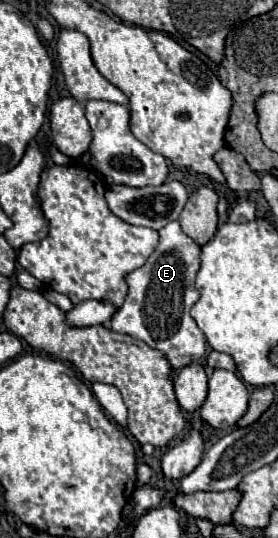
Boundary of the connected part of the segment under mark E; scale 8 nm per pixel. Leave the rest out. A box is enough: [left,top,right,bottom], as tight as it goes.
[111,221,205,369]

